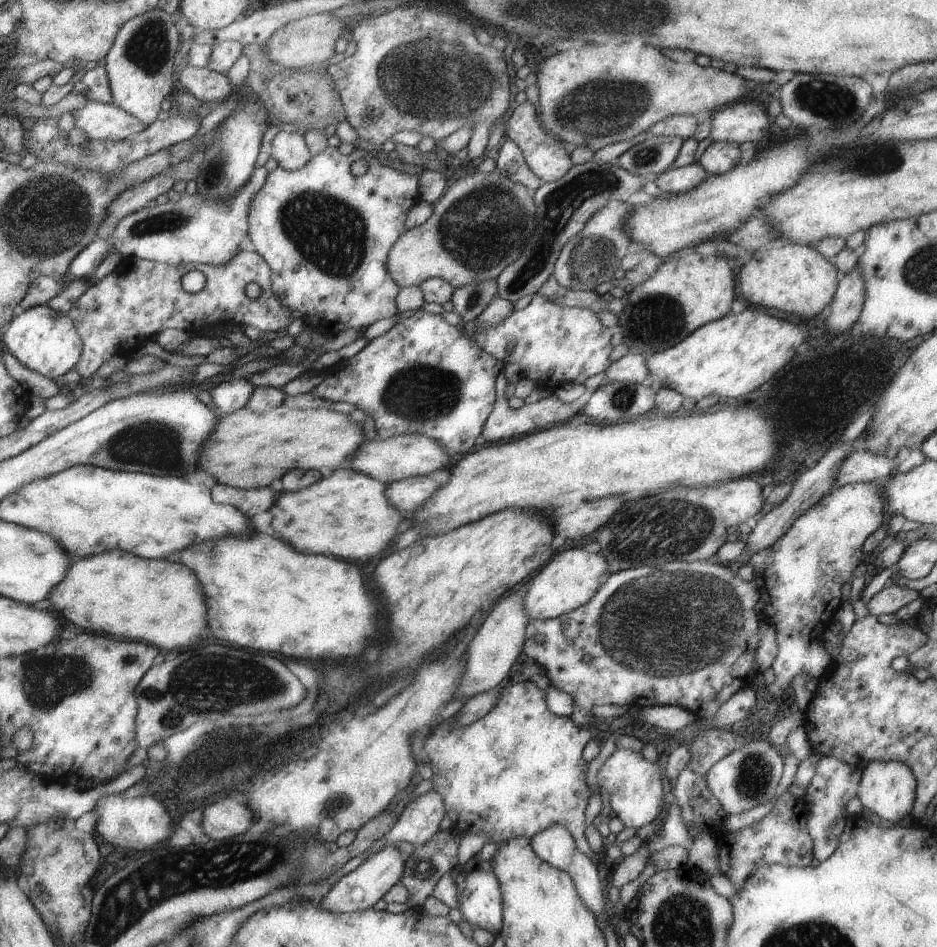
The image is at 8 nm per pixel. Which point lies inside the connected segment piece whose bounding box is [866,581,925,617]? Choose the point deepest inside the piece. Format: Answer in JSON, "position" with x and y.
{"position":[892,598]}

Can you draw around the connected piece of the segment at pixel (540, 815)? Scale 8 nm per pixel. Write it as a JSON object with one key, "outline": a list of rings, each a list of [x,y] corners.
{"outline":[[[531,681],[518,682],[518,684],[514,684],[514,686],[501,688],[498,705],[495,705],[495,708],[491,709],[491,712],[488,712],[482,719],[461,728],[460,725],[457,725],[457,718],[452,716],[442,721],[433,732],[430,732],[430,734],[426,736],[426,753],[428,754],[430,759],[429,763],[433,769],[433,776],[431,777],[433,783],[432,791],[436,792],[442,798],[445,812],[453,823],[453,830],[460,832],[460,834],[464,836],[488,834],[488,836],[490,836],[489,842],[494,841],[496,843],[504,843],[519,837],[525,837],[531,840],[538,832],[543,832],[550,826],[561,825],[563,828],[566,828],[566,831],[576,842],[578,851],[588,856],[597,866],[597,855],[592,851],[585,836],[585,810],[591,796],[591,790],[585,780],[587,778],[586,773],[589,764],[584,761],[583,751],[591,740],[591,733],[576,725],[570,716],[557,716],[548,710],[545,690],[538,688],[538,686]]]}

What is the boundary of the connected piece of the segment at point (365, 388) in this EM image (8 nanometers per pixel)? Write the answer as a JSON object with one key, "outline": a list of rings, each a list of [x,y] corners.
{"outline":[[[420,309],[413,316],[410,316],[410,318],[406,318],[406,320],[402,319],[402,322],[393,325],[386,334],[374,338],[355,356],[352,356],[339,365],[335,365],[333,368],[320,371],[324,378],[322,378],[322,382],[318,386],[311,390],[311,394],[326,401],[346,402],[360,408],[376,422],[376,432],[380,439],[388,439],[390,436],[398,435],[426,435],[430,440],[436,440],[438,444],[442,444],[442,448],[448,452],[448,456],[454,456],[454,454],[468,452],[474,446],[476,438],[482,434],[486,419],[492,410],[494,410],[498,389],[495,382],[498,376],[500,376],[500,373],[504,371],[505,364],[502,360],[498,360],[496,356],[492,356],[484,349],[481,349],[478,342],[471,335],[465,335],[463,330],[459,330],[456,326],[448,324],[441,314],[429,313],[424,311],[424,309]]]}

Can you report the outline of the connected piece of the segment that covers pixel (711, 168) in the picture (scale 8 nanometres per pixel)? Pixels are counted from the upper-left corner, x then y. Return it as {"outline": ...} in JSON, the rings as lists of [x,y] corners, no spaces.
{"outline":[[[713,142],[703,153],[698,164],[706,170],[709,175],[724,174],[732,166],[740,163],[740,152],[738,143]]]}

